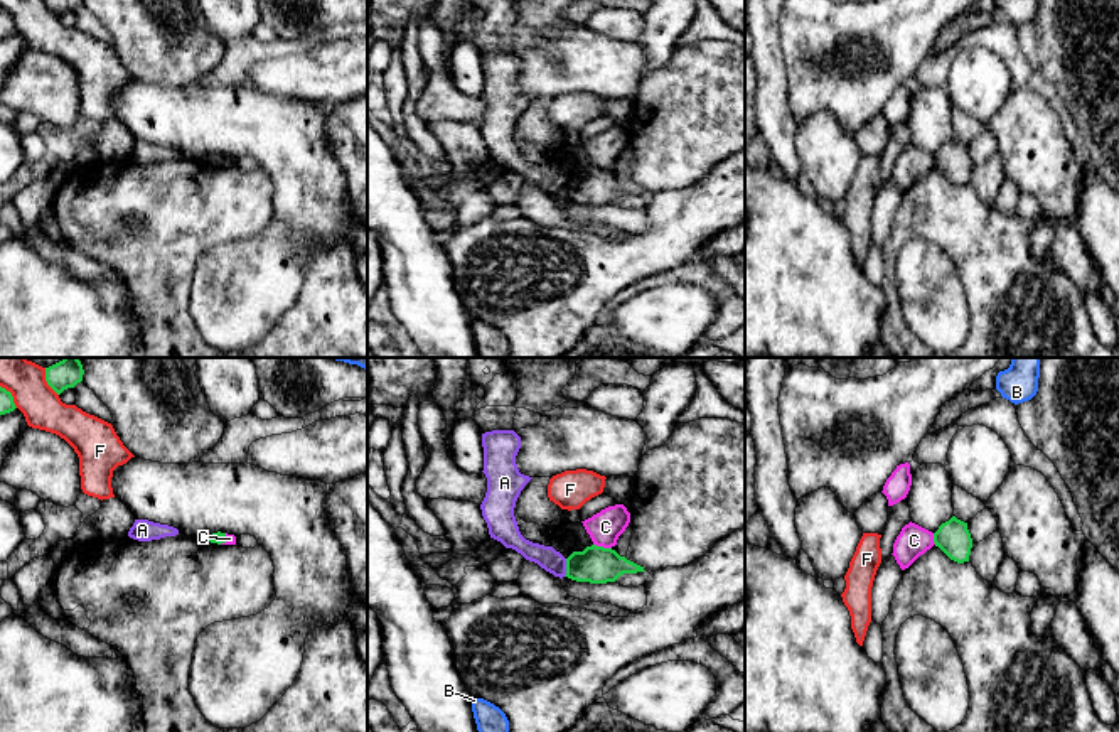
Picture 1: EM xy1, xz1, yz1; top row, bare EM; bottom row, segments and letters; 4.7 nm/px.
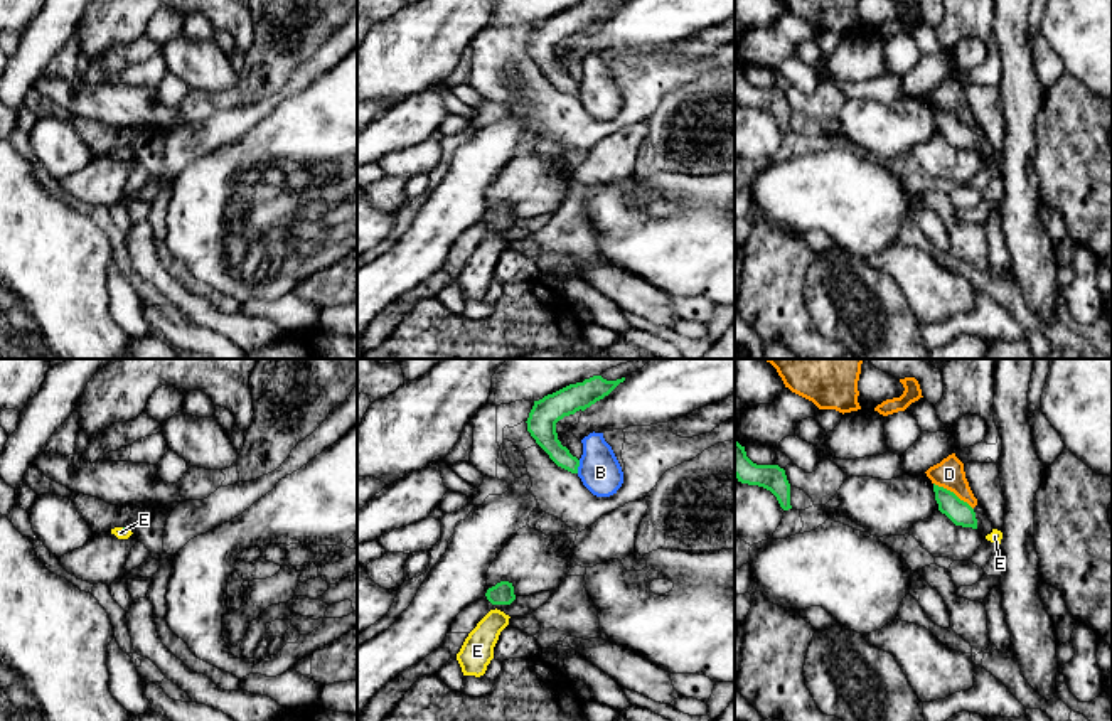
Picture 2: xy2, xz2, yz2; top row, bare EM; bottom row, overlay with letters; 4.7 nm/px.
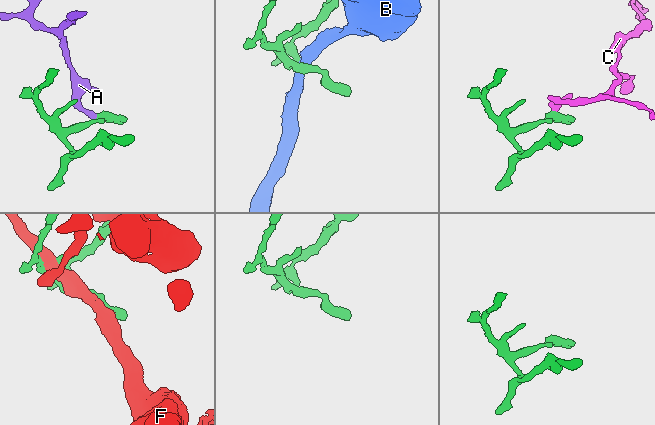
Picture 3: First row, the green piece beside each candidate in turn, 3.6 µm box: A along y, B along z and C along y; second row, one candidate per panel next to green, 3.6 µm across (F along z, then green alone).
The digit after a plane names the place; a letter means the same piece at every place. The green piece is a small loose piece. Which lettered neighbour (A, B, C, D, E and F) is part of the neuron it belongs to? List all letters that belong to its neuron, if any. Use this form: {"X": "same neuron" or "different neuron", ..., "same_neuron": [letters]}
{"A": "different neuron", "B": "different neuron", "C": "different neuron", "D": "different neuron", "E": "same neuron", "F": "different neuron", "same_neuron": ["E"]}

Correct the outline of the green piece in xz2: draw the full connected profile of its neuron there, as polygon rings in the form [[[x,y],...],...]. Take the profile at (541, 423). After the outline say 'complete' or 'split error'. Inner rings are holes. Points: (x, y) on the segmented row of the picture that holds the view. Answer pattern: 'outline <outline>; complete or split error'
outline [[[593,376],[534,401],[526,421],[527,431],[558,467],[578,473],[580,460],[558,440],[556,423],[580,409],[585,411],[623,381],[625,377],[607,381],[601,376]]]; complete

